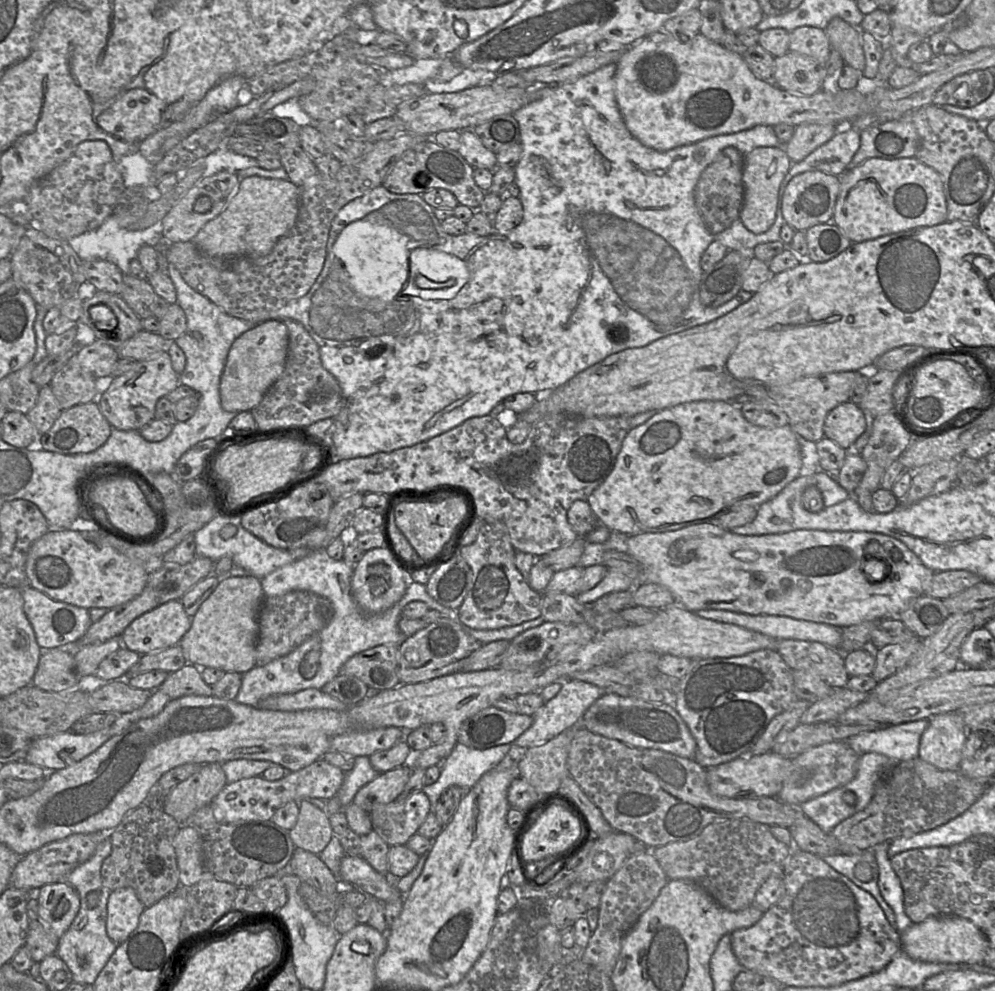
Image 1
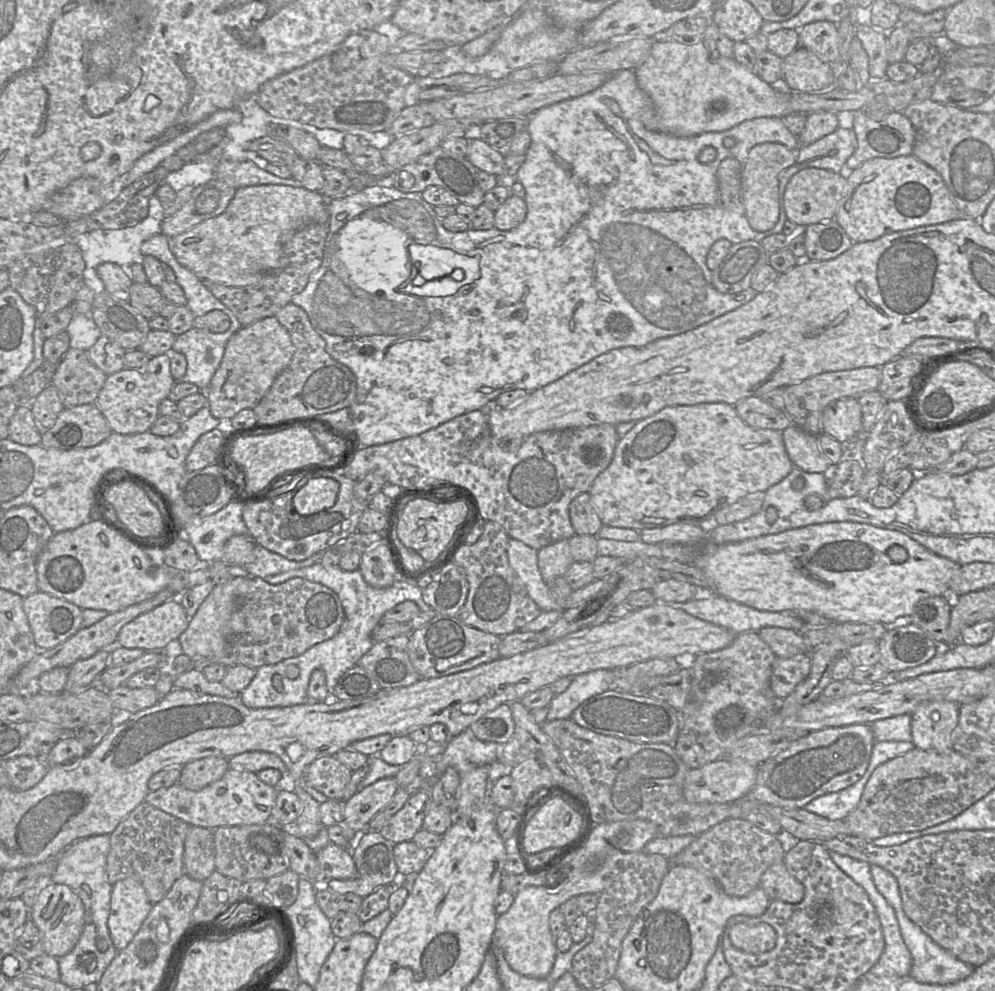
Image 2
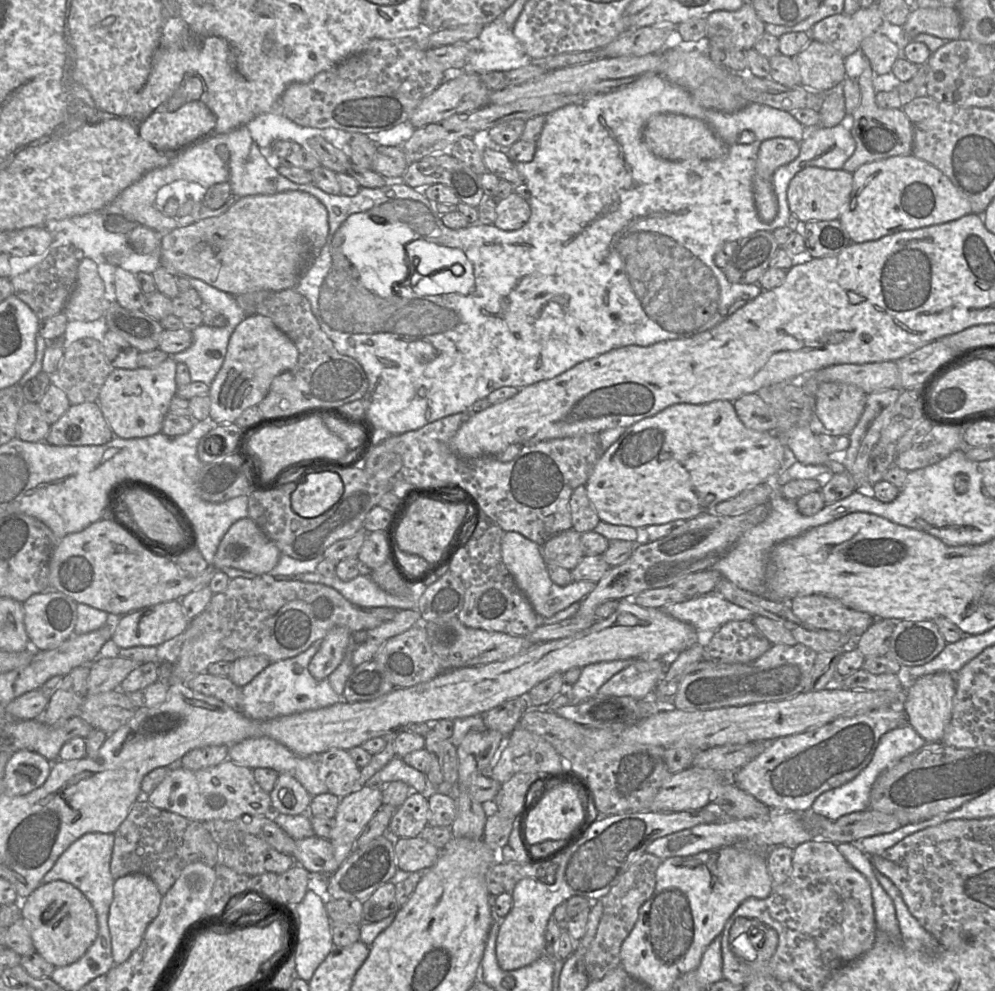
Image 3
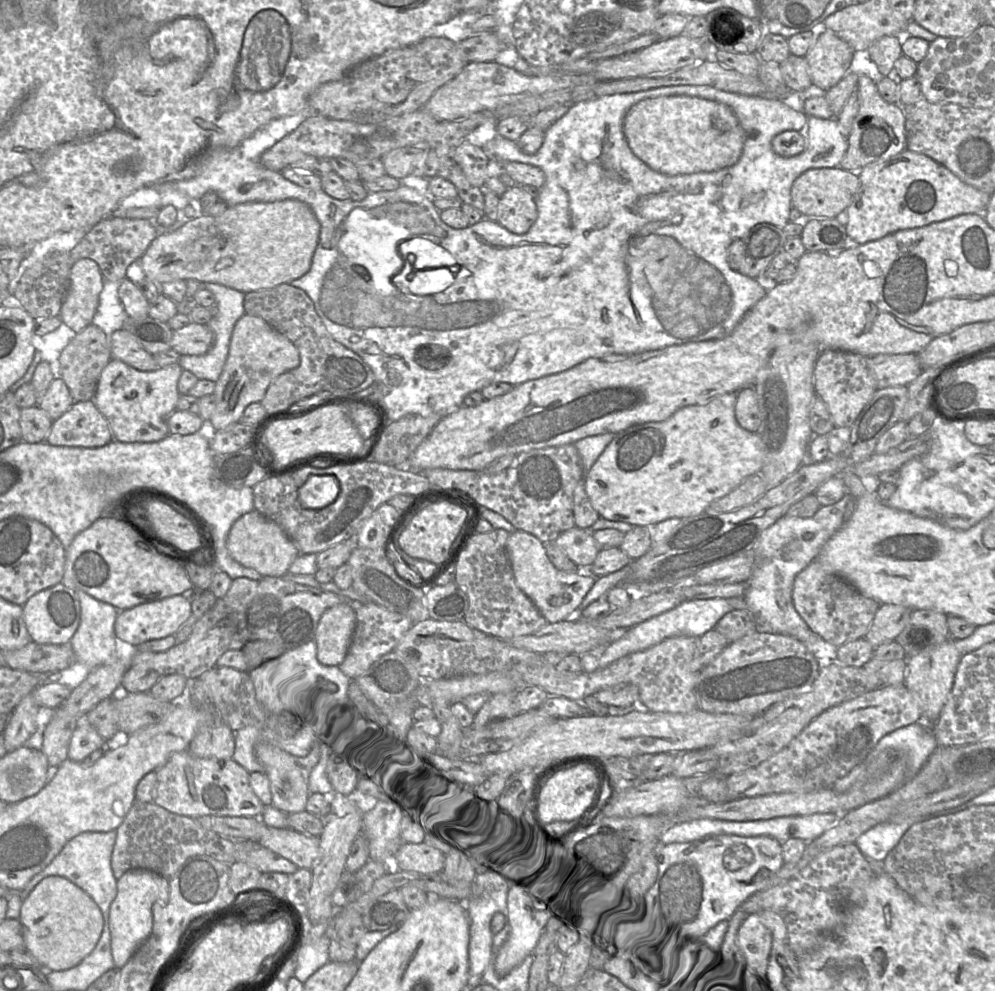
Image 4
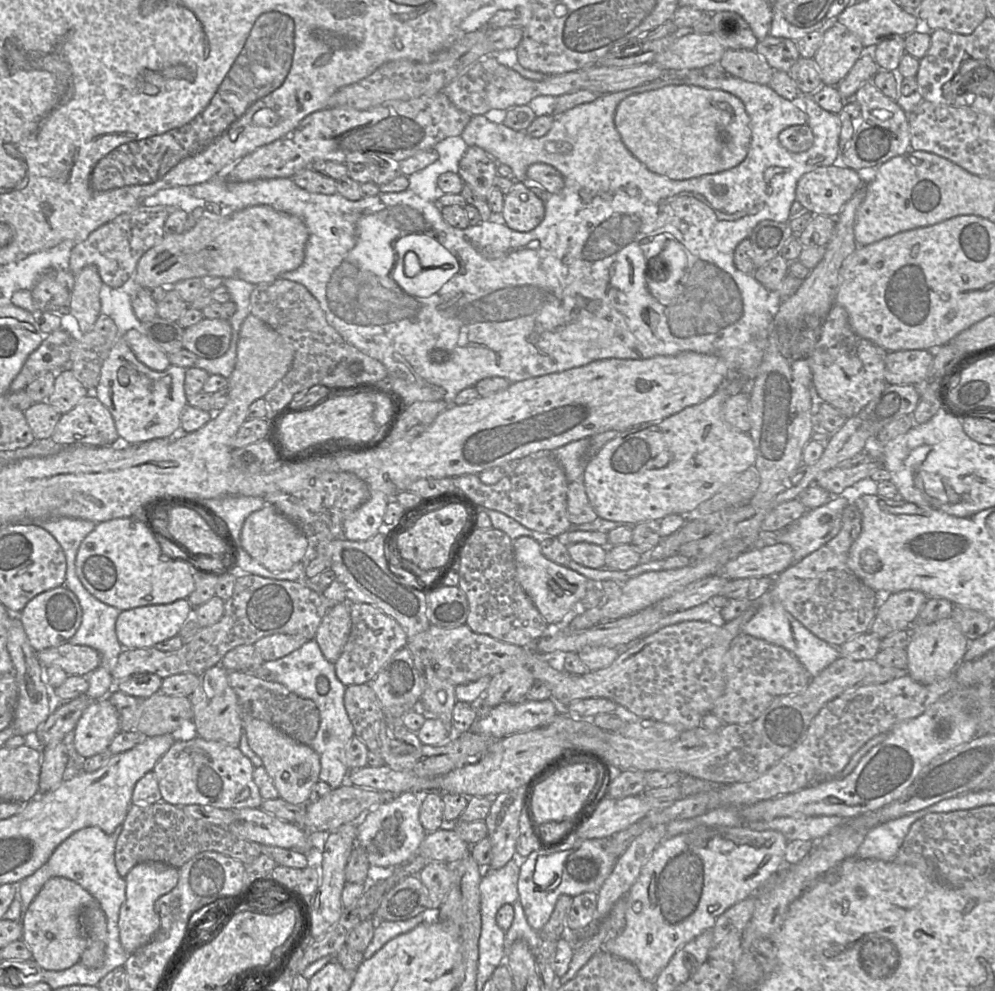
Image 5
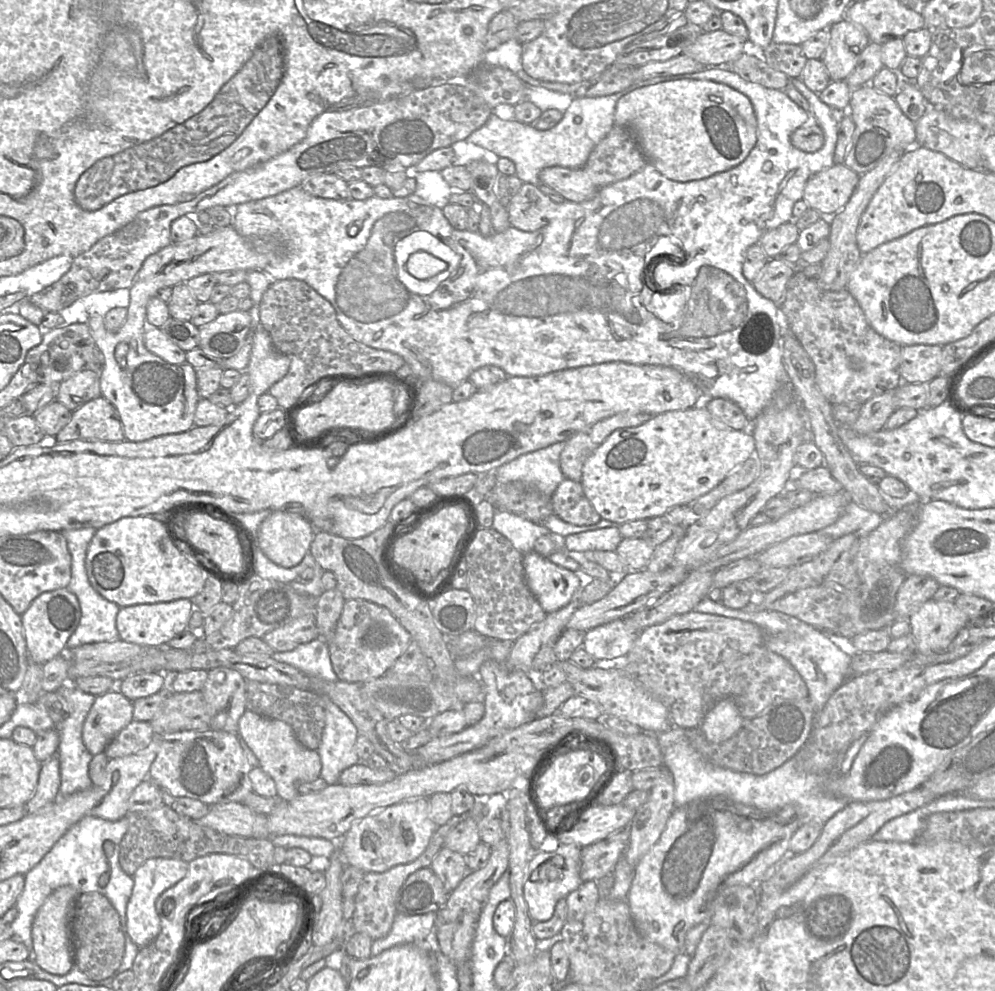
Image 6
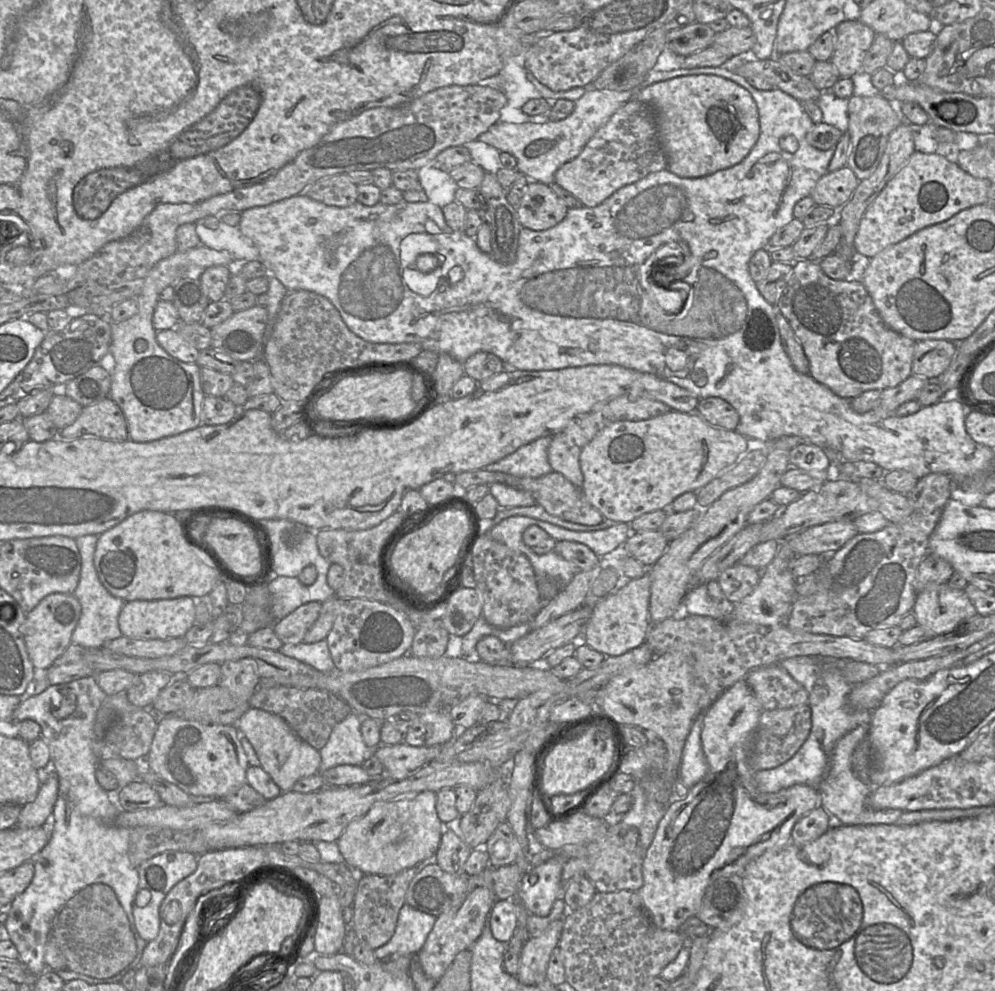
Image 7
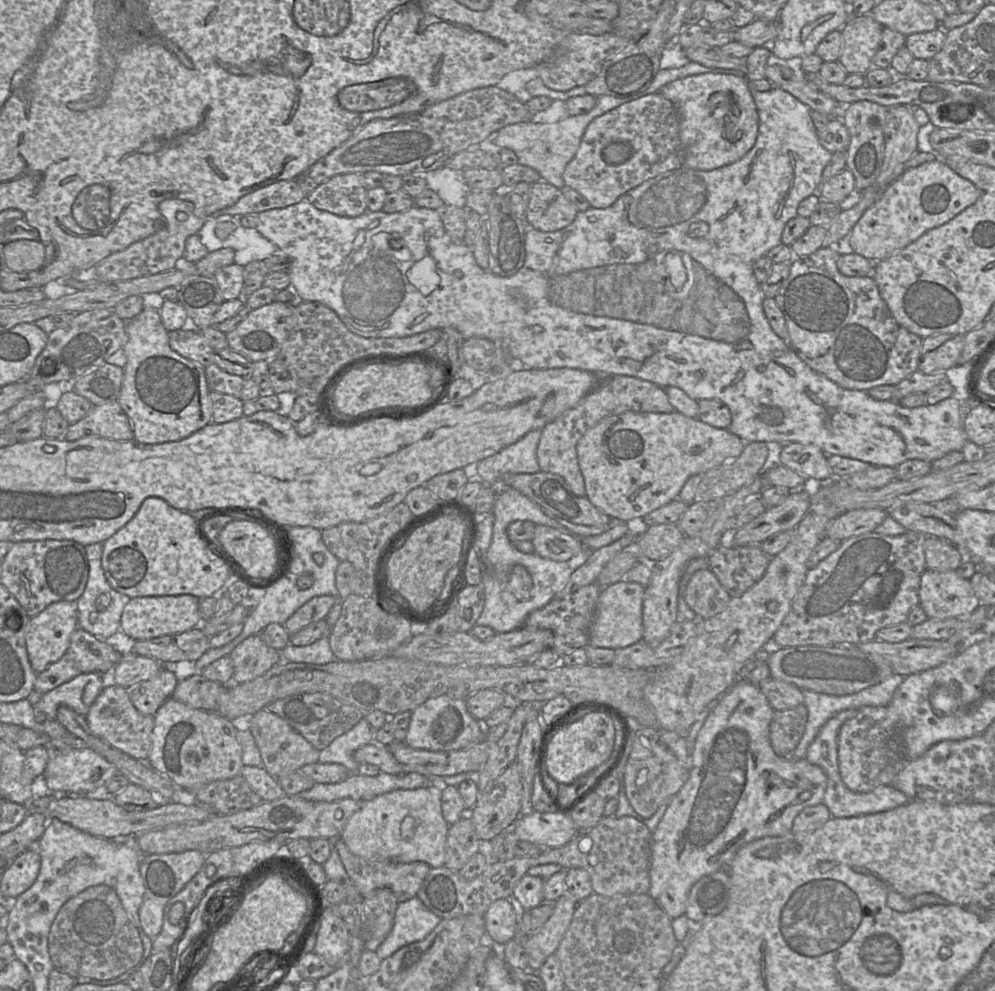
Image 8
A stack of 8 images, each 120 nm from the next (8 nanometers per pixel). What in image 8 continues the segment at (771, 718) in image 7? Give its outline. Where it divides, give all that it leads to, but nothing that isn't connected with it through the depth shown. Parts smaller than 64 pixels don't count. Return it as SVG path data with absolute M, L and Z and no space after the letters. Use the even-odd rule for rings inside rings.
M804 704L775 711L770 723L770 743L773 751L781 757L789 757L803 736L807 709Z

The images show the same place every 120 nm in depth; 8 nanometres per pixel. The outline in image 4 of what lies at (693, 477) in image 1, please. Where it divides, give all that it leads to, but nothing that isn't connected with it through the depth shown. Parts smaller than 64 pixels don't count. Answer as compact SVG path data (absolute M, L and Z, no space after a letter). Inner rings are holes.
M719 395L706 404L685 406L664 421L634 425L615 434L584 477L586 494L599 517L643 526L655 525L673 517L696 516L747 477L760 474L764 446L757 433L749 432L738 424L735 418L736 395Z

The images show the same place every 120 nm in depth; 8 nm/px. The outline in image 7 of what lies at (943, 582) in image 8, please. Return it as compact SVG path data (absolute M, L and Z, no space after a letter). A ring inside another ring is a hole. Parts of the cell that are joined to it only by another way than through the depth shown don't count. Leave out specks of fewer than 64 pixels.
M948 583L930 584L917 593L912 609L917 625L934 636L949 633L977 615L977 610L964 590L951 588Z

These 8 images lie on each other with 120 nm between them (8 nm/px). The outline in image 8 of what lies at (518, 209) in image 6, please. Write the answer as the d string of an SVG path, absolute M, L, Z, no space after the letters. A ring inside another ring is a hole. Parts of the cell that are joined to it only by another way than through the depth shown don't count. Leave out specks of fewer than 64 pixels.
M541 180L532 184L525 222L528 228L553 232L570 225L578 212L561 189Z

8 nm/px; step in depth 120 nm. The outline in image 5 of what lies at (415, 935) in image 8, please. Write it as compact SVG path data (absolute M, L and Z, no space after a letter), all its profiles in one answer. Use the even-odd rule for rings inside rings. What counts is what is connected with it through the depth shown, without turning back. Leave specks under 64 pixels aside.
M425 910L417 916L403 921L377 921L373 938L366 950L363 952L364 960L372 957L389 940L396 936L409 932L424 921L436 921L430 920L436 911L437 910Z

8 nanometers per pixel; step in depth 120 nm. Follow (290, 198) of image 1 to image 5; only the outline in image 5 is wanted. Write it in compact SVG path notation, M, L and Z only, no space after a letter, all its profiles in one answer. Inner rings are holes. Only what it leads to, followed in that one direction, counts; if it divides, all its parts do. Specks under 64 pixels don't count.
M258 205L234 210L220 219L199 218L194 227L181 234L165 236L138 261L132 281L134 286L150 288L171 287L175 283L204 276L236 278L254 285L271 283L284 272L297 269L304 261L308 229L297 216Z

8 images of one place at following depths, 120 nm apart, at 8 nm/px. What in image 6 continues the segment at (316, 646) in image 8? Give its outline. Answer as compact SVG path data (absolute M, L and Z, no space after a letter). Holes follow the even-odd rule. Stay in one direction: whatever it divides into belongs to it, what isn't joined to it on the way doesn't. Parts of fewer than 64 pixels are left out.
M318 637L291 651L274 652L272 657L296 667L309 676L329 681L339 680L332 668L328 644L324 638Z

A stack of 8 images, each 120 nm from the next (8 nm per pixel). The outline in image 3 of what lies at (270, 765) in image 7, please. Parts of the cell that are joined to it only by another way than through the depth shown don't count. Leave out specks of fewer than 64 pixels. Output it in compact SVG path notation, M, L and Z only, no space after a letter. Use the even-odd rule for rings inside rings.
M281 773L270 793L274 814L308 814L312 796L288 773Z

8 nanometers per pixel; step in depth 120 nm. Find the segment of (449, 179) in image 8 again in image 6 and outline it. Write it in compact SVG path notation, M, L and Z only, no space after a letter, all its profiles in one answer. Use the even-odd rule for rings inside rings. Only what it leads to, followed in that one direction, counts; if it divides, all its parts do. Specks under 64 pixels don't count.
M414 166L404 169L404 171L408 178L416 180L414 194L440 209L449 203L449 197L454 190L444 180L440 171L418 172L414 170Z

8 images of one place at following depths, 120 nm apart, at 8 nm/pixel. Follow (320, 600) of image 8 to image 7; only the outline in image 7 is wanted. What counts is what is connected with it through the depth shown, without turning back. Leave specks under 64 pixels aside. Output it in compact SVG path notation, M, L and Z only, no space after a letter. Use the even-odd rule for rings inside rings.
M311 601L301 605L291 614L272 626L277 637L284 644L298 644L303 642L306 633L318 619L322 603Z

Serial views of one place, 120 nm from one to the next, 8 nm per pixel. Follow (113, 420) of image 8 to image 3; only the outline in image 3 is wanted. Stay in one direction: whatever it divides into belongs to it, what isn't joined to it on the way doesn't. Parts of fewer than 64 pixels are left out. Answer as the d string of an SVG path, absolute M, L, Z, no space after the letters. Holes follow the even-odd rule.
M98 402L70 405L45 438L56 446L103 445L114 436Z

